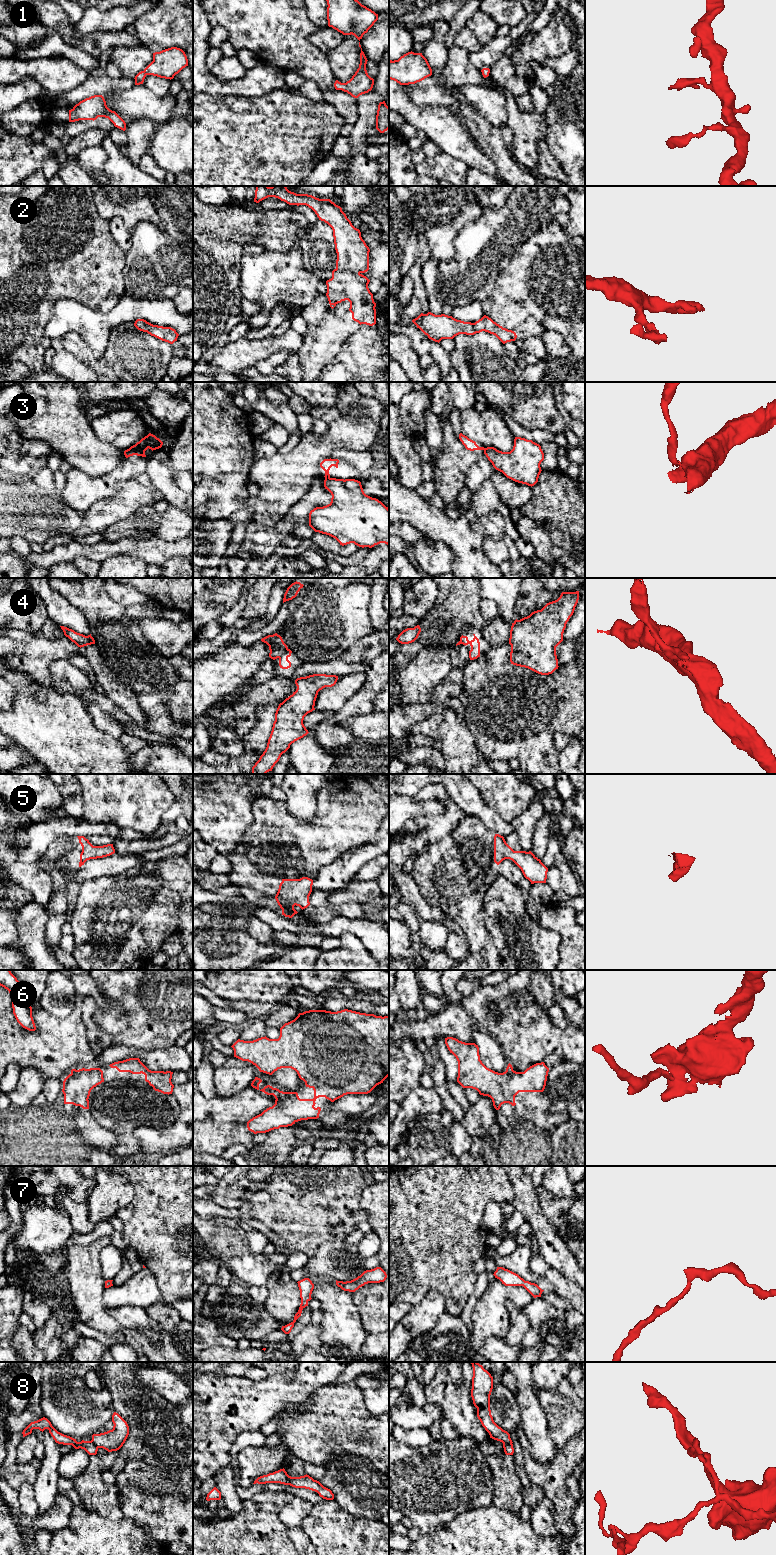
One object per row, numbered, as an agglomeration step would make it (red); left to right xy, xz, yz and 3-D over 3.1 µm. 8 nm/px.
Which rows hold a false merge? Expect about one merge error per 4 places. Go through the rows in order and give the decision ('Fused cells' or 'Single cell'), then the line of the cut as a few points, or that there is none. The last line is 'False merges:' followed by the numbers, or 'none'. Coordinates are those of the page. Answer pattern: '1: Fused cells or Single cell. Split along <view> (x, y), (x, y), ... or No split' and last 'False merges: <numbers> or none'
1: Single cell. No split
2: Single cell. No split
3: Fused cells. Split along xz (325, 477), (329, 478)
4: Fused cells. Split along xz (288, 649), (279, 658)
5: Single cell. No split
6: Fused cells. Split along xz (274, 1088), (272, 1094)
7: Single cell. No split
8: Fused cells. Split along xy (91, 1440), (97, 1448)
False merges: 3, 4, 6, 8

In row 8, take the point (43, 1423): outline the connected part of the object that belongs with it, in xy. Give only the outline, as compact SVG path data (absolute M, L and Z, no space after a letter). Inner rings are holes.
M43 1417L37 1421L31 1422L22 1432L23 1437L32 1433L33 1429L39 1429L40 1431L44 1431L45 1429L49 1430L49 1433L53 1437L56 1443L63 1445L72 1445L75 1449L84 1449L89 1455L96 1455L98 1448L92 1441L84 1441L77 1442L76 1439L64 1435L58 1432L51 1424L51 1422Z

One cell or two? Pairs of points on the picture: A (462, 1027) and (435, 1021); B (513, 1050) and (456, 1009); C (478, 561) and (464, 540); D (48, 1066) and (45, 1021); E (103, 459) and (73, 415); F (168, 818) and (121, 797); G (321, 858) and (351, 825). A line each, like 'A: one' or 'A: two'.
A: one
B: two
C: one
D: one
E: one
F: two
G: one

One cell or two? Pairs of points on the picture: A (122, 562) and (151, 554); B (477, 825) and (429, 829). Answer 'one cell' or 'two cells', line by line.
A: two cells
B: two cells

